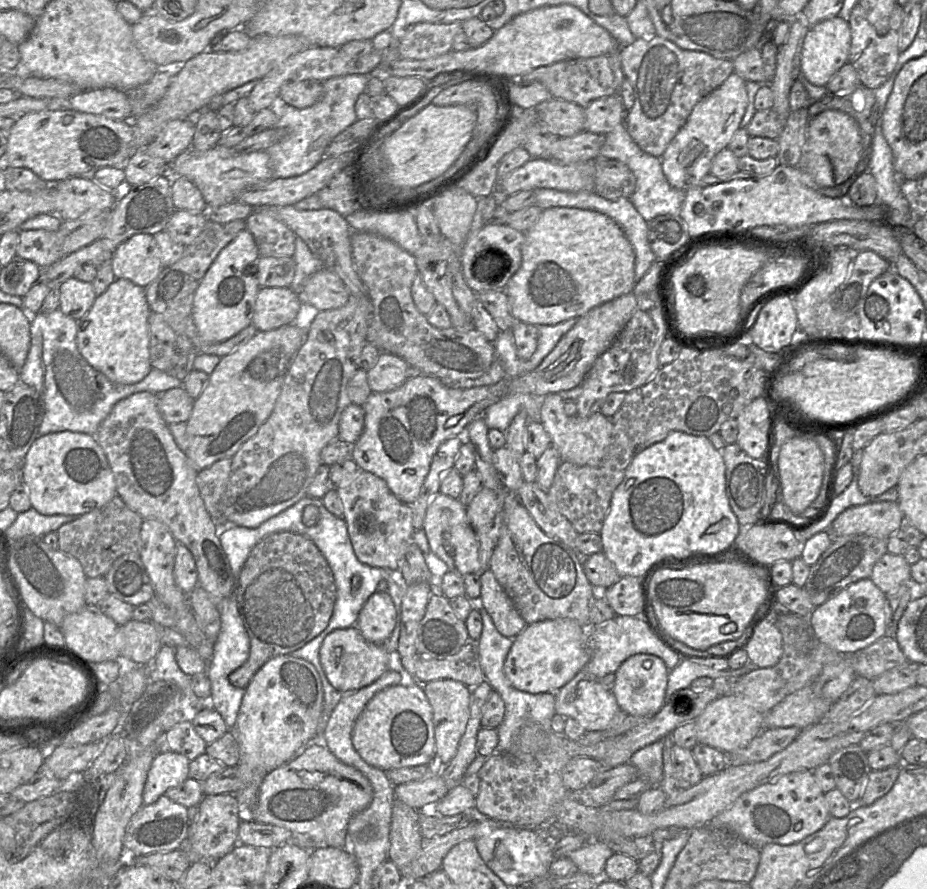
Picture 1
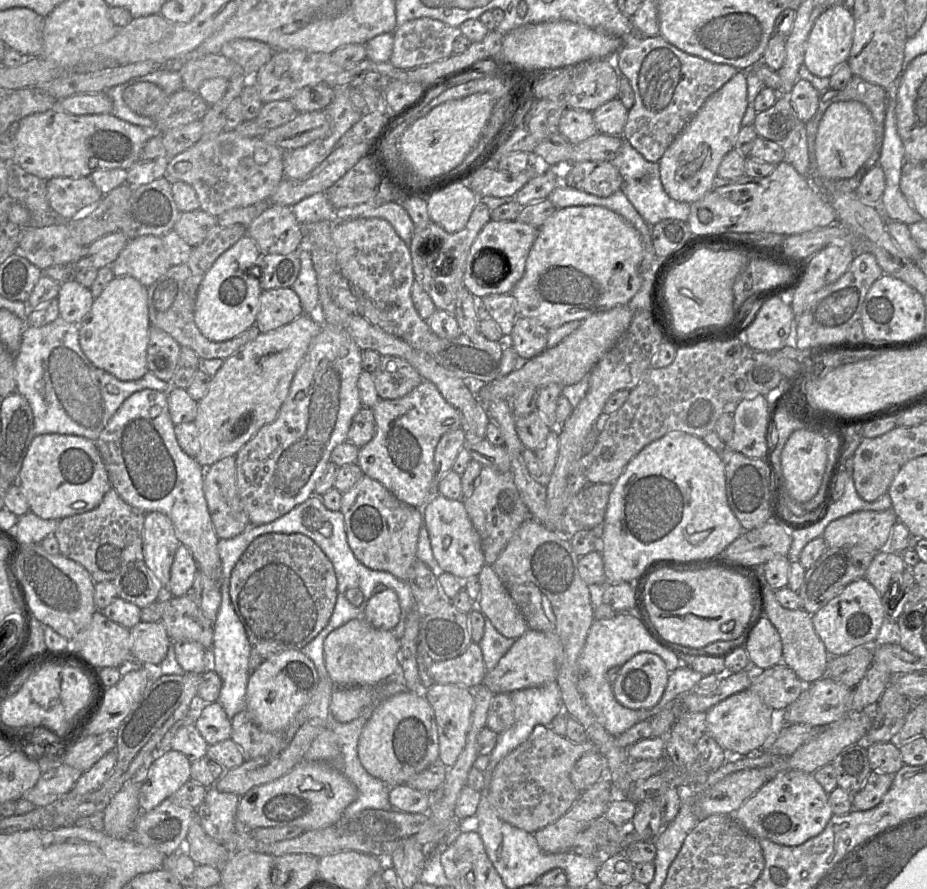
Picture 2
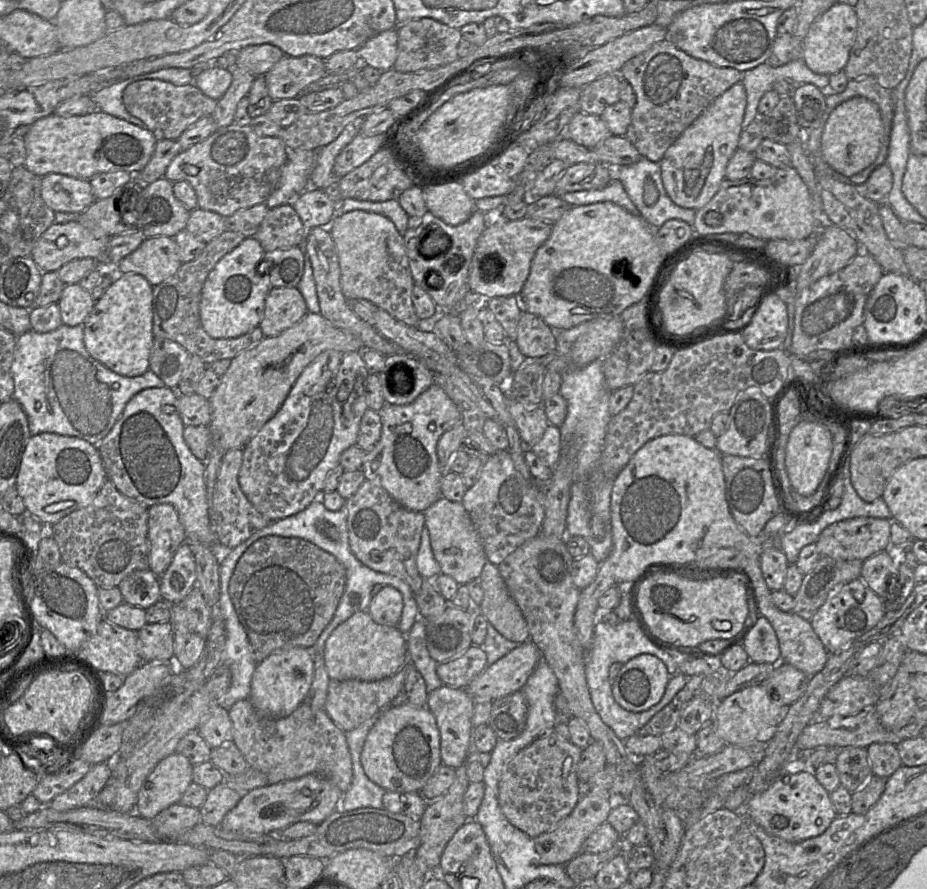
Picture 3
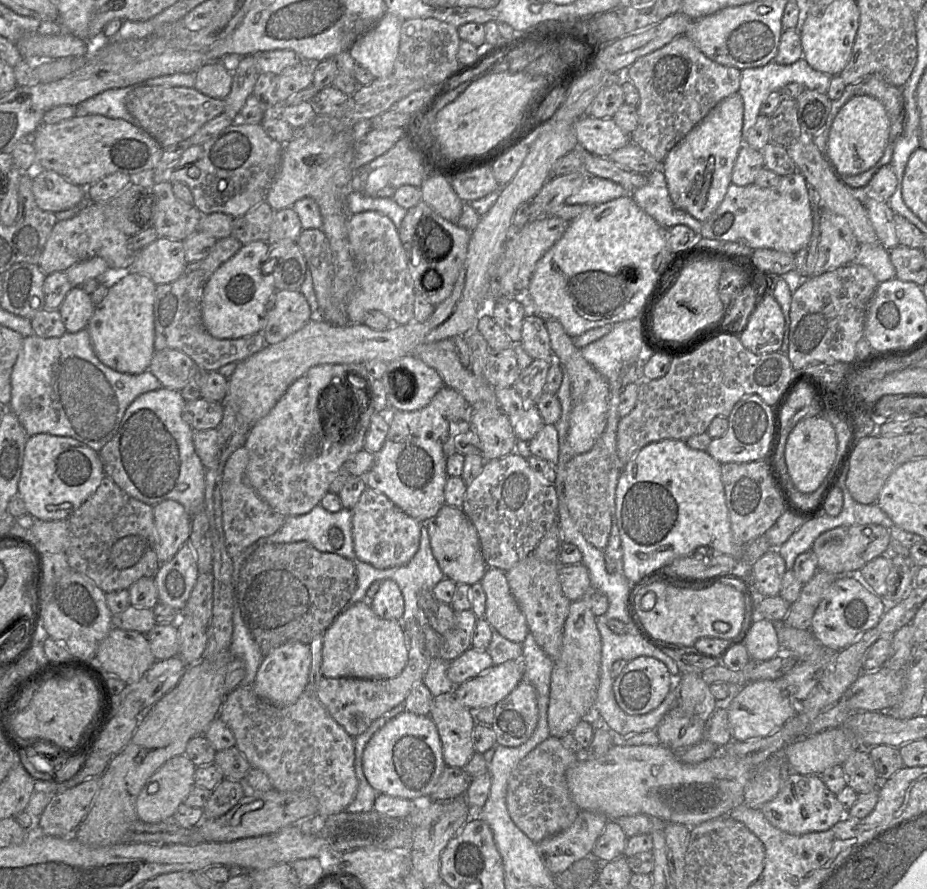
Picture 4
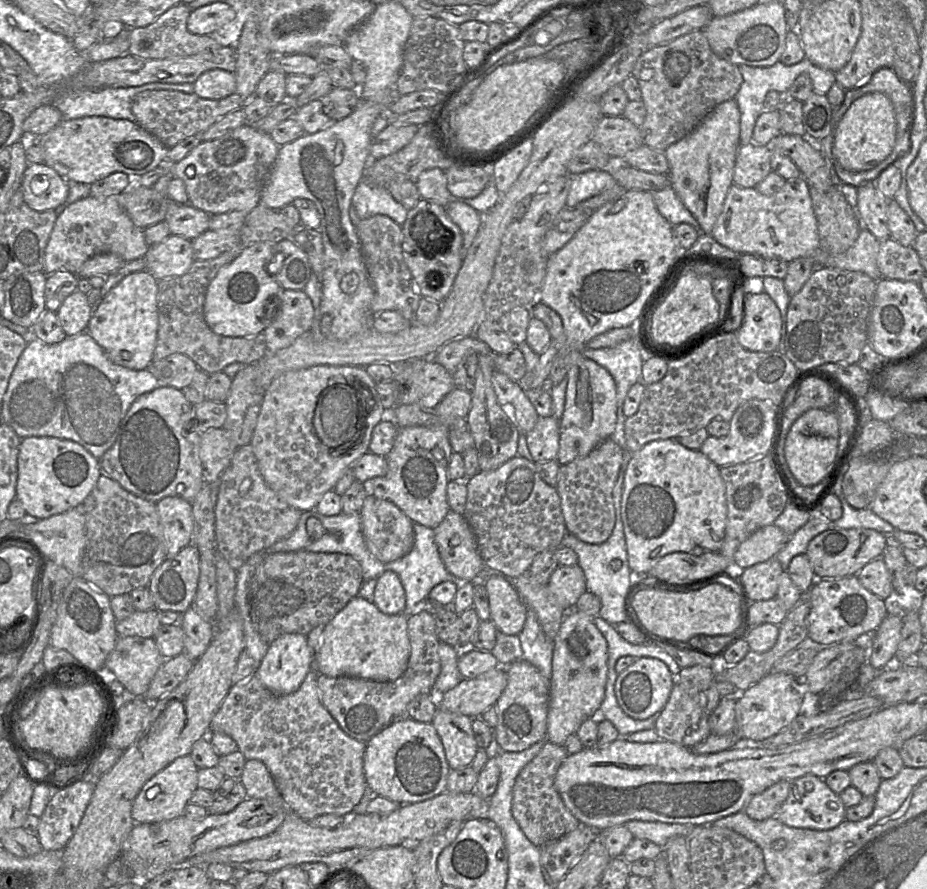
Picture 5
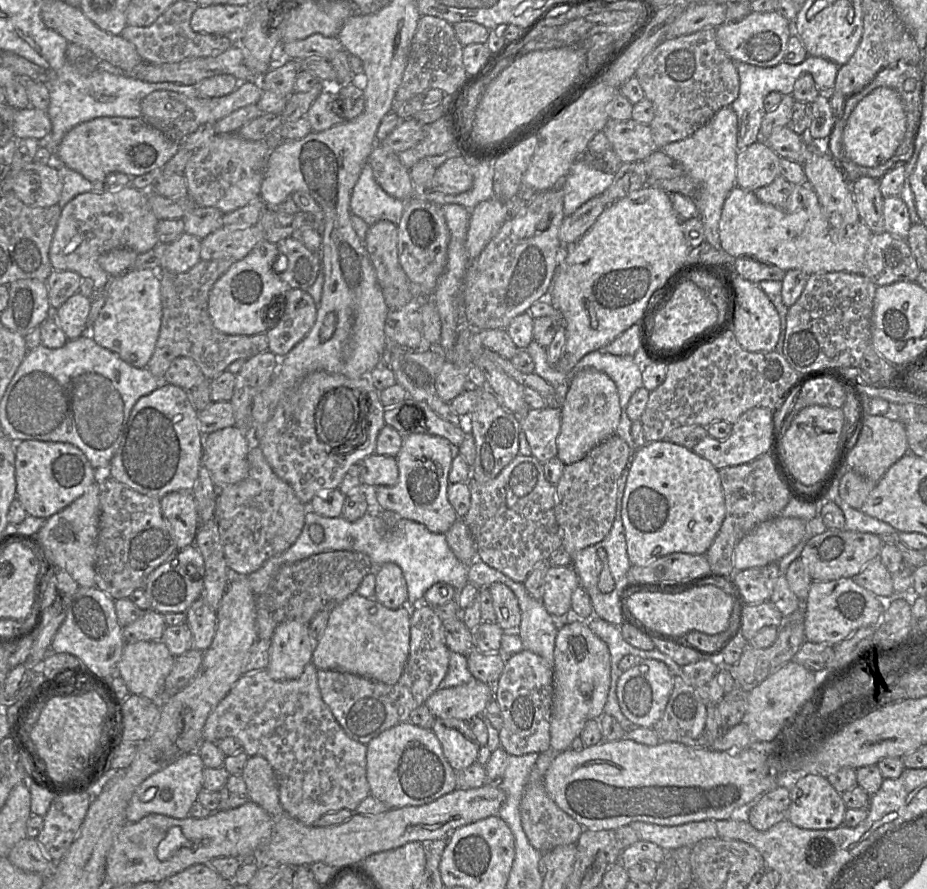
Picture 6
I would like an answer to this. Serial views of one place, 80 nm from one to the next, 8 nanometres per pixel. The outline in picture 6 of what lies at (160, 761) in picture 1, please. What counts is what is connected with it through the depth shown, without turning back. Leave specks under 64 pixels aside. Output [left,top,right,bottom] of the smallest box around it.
[126,753,203,823]

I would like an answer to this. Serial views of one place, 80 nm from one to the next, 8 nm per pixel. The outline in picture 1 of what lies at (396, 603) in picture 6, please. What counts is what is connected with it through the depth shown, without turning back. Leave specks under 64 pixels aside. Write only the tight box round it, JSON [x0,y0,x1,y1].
[356,591,396,645]

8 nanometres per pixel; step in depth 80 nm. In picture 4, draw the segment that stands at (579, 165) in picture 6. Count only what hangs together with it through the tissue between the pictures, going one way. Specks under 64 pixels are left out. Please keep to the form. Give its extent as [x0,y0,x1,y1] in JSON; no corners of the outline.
[565,176,629,205]

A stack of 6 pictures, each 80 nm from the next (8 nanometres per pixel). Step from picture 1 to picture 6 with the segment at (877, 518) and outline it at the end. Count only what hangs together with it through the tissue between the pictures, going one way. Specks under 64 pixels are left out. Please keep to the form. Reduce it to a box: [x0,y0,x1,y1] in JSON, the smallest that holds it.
[800,529,883,581]

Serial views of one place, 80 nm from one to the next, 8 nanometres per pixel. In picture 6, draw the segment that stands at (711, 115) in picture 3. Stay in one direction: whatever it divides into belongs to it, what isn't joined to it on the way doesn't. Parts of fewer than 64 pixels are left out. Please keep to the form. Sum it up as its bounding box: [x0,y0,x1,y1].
[663,105,738,249]

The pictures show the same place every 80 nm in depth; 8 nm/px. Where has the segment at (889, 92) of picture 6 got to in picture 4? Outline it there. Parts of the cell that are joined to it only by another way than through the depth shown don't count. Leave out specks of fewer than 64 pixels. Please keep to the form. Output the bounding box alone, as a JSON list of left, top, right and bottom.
[827,95,889,176]

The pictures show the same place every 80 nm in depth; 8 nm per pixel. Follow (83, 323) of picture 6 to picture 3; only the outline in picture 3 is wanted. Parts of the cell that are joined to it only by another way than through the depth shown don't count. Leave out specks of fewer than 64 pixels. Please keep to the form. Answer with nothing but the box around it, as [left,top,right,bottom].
[58,283,94,327]

